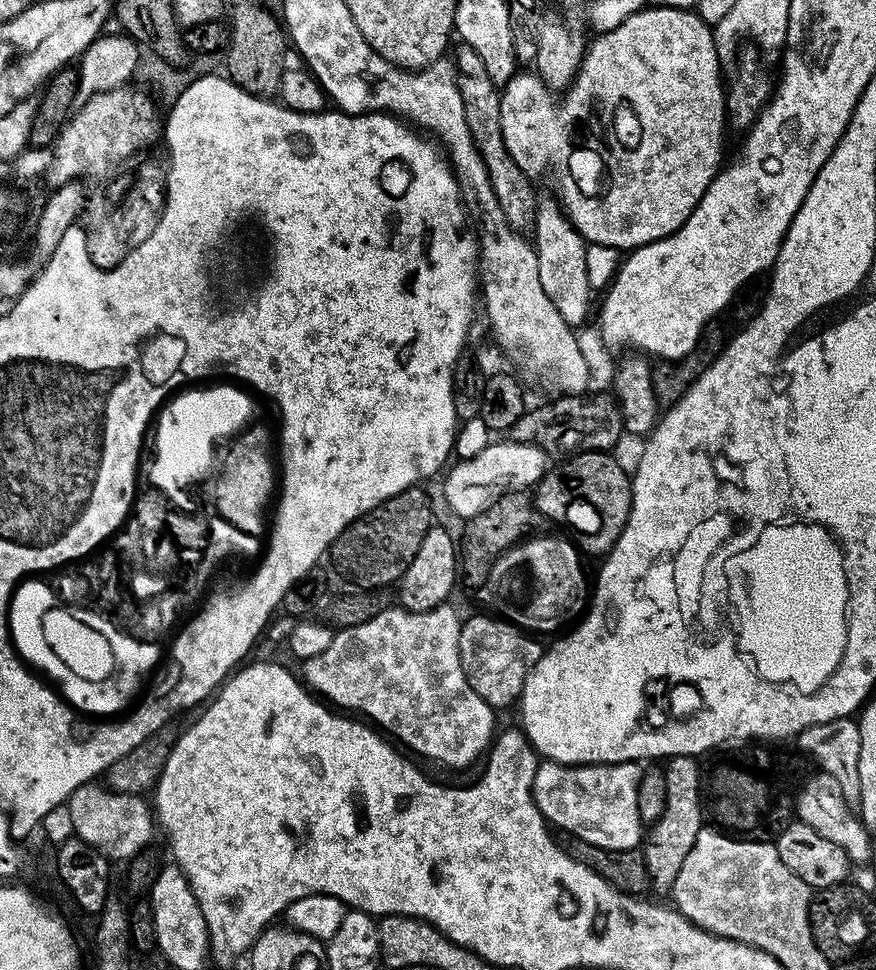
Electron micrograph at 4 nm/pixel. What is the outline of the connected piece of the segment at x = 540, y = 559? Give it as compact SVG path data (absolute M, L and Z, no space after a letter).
M529 535L506 549L492 563L478 596L488 607L485 609L521 630L532 634L559 633L571 616L579 617L585 611L590 596L590 580L584 577L584 564L580 561L582 553L571 539L536 535Z

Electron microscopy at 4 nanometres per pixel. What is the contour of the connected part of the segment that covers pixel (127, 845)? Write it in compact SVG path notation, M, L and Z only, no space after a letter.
M100 782L83 784L70 794L67 806L70 812L70 819L73 822L75 839L86 842L88 847L94 852L99 852L101 856L107 856L109 861L116 860L131 861L145 851L144 848L152 840L152 828L154 832L154 812L144 798L131 796L129 792L114 792L111 788Z

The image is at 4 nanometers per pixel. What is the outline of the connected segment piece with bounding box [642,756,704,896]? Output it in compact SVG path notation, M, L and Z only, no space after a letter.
M673 756L664 766L666 778L667 808L649 829L645 837L642 851L650 877L651 889L669 895L674 880L682 868L686 856L693 849L697 835L703 831L704 815L700 805L700 766L695 757Z

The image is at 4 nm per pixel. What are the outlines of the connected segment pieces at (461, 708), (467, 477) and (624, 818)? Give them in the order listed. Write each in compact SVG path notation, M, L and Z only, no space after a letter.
M445 602L425 612L411 612L403 606L385 607L366 622L339 629L322 654L303 661L303 683L337 709L361 712L356 713L361 717L369 716L364 718L383 729L389 737L397 736L406 747L413 748L428 760L437 760L452 768L464 768L474 763L480 755L480 759L485 755L494 739L497 713L474 694L470 682L466 682L466 674L462 674L458 650L462 616L450 605Z
M511 440L503 441L498 444L490 442L482 453L476 455L473 459L457 461L457 465L449 472L444 482L444 496L451 510L460 516L462 520L467 520L473 517L474 514L481 513L486 506L492 504L493 501L507 491L523 491L533 487L547 473L548 465L546 466L546 461L548 461L548 456L546 452L533 444L524 444Z
M545 759L534 774L532 797L536 799L538 810L549 825L565 828L565 833L577 836L579 840L602 846L610 852L636 848L641 843L642 821L638 814L638 786L642 768L639 763L626 764L558 764Z

